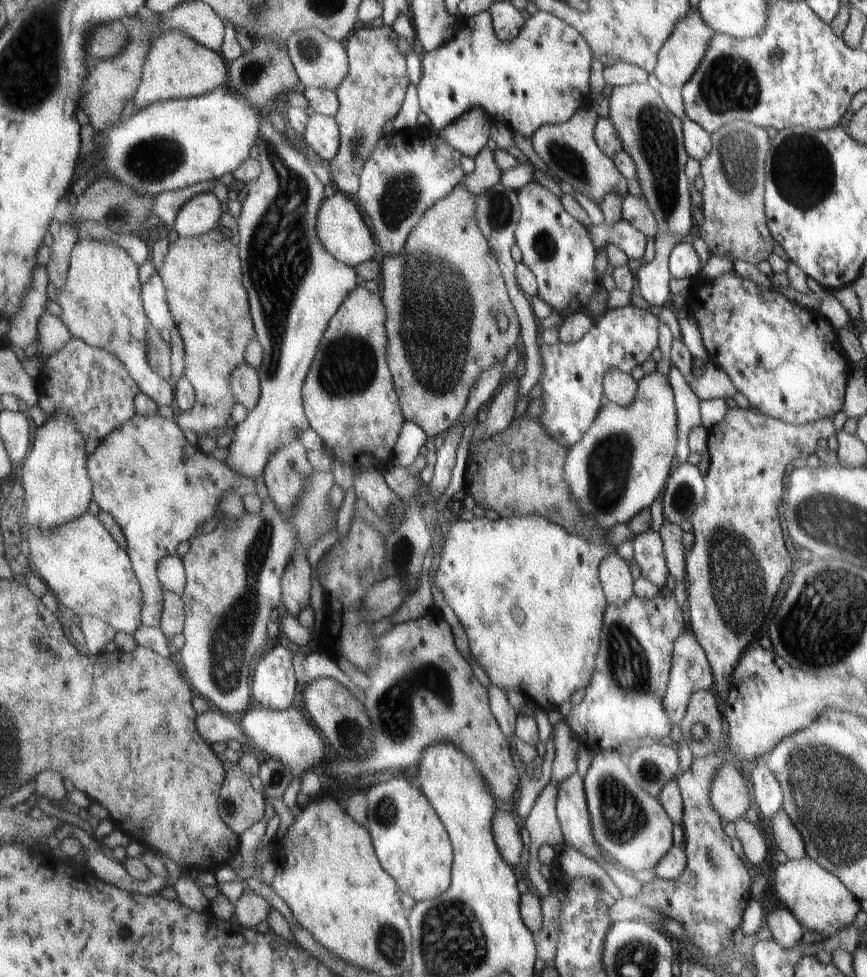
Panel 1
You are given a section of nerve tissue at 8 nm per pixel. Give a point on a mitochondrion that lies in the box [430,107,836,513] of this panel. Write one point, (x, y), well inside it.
(739, 152)

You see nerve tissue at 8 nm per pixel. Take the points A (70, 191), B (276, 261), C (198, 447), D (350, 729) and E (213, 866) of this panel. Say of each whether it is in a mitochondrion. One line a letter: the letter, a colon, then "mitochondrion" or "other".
A: other
B: mitochondrion
C: other
D: mitochondrion
E: other

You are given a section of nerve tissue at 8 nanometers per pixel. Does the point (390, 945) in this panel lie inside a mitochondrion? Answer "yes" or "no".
yes

